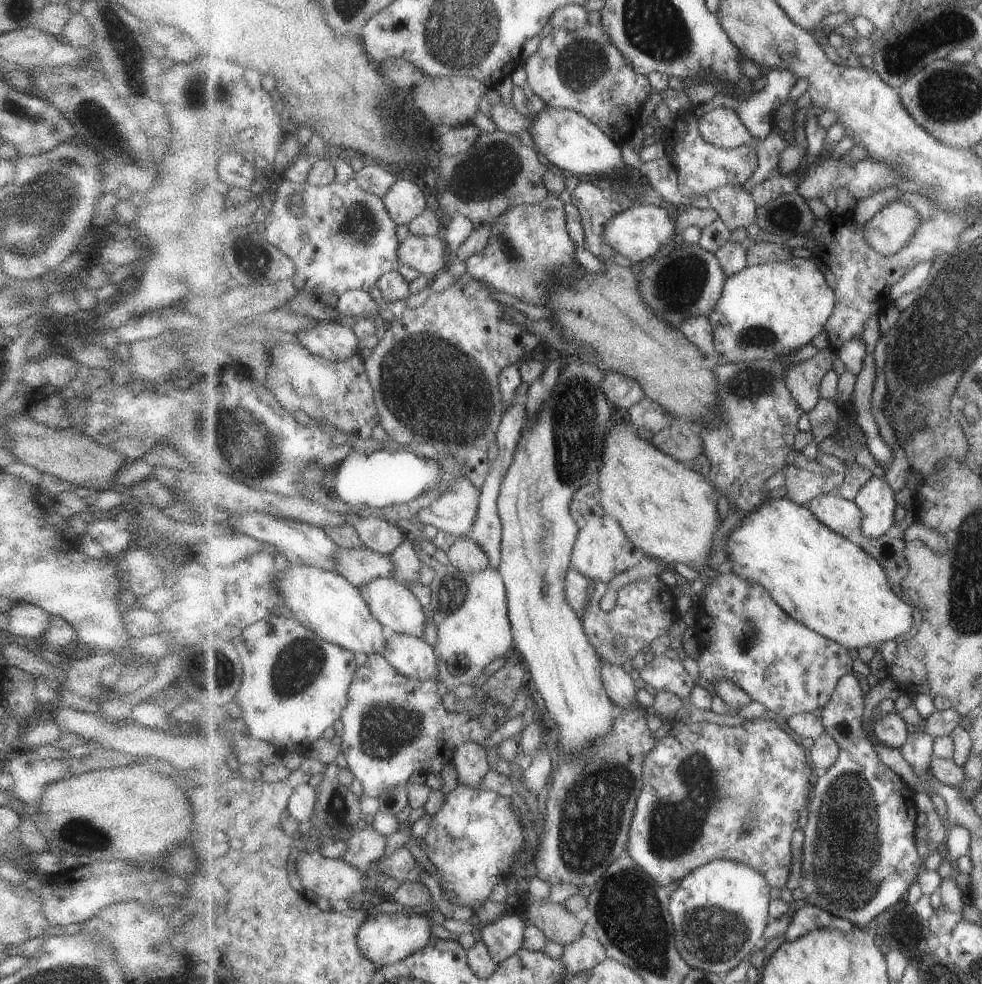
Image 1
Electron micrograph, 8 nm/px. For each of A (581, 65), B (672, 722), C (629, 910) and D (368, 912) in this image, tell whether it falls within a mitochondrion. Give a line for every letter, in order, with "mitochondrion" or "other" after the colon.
A: mitochondrion
B: other
C: mitochondrion
D: other

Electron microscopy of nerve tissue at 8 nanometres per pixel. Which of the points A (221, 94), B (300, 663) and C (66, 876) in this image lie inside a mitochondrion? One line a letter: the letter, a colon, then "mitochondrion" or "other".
A: mitochondrion
B: mitochondrion
C: other

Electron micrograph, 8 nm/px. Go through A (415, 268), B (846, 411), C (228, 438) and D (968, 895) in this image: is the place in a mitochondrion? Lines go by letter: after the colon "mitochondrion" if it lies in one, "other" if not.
A: other
B: other
C: mitochondrion
D: other

